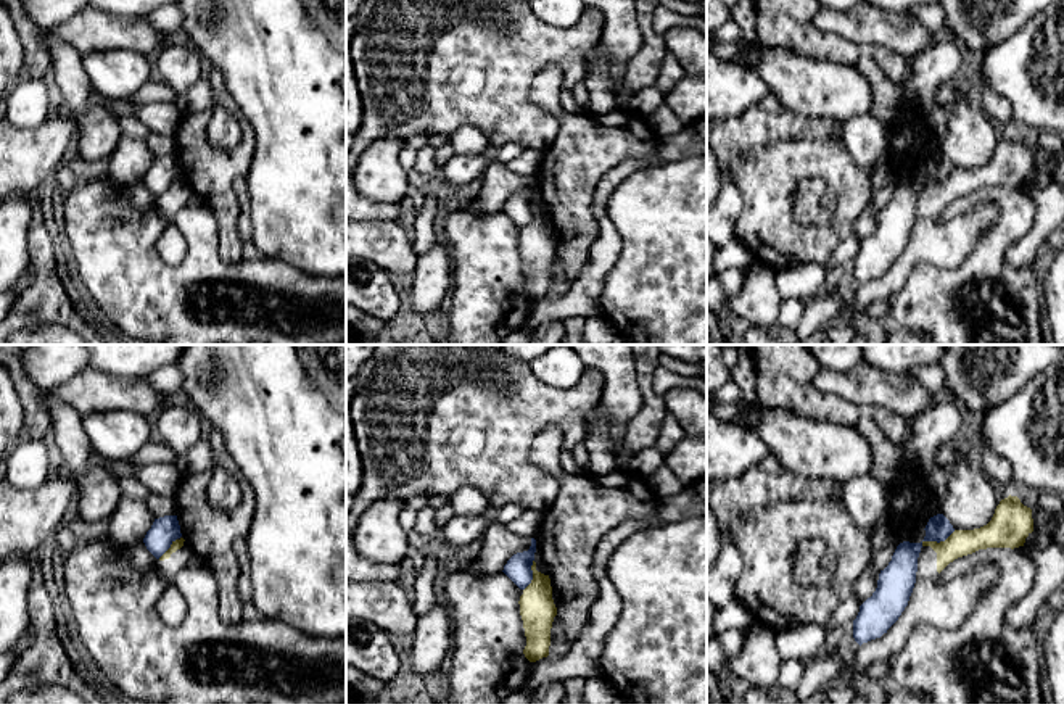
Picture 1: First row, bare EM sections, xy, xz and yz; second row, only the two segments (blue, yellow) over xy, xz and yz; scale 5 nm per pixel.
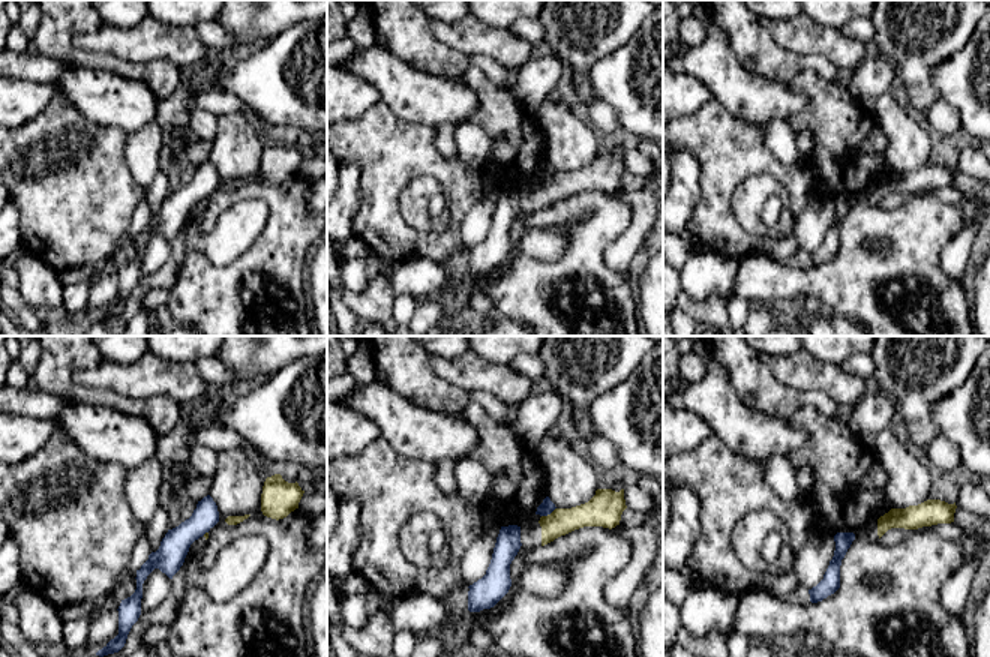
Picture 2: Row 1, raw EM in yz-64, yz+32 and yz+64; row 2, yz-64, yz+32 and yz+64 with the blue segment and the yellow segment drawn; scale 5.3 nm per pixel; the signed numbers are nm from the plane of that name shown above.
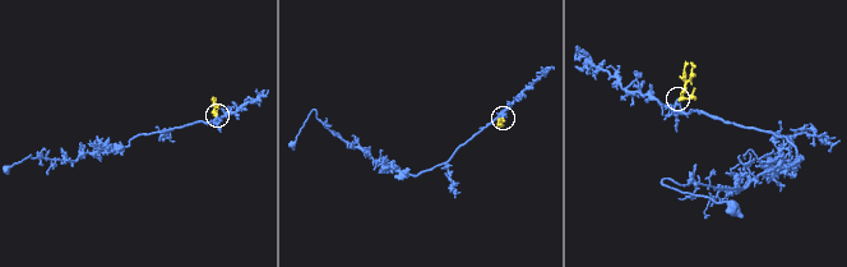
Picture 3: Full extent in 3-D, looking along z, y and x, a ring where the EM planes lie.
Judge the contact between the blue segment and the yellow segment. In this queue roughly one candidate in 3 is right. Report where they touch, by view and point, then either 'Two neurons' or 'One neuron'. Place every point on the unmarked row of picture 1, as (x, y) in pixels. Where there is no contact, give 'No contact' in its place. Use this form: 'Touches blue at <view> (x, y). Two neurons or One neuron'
Touches blue at yz (937, 181). Two neurons

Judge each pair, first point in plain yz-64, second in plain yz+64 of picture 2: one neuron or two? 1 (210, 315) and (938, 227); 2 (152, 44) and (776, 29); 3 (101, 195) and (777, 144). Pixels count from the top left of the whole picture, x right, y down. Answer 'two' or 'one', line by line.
1: one
2: one
3: two

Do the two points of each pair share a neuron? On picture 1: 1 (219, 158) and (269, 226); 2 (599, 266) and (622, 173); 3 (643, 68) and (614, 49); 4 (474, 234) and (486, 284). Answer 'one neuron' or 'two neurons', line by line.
1: two neurons
2: one neuron
3: two neurons
4: one neuron

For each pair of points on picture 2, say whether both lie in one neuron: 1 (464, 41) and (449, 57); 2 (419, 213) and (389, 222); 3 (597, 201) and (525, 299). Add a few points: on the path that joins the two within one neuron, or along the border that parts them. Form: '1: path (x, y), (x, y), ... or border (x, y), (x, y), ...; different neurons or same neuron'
1: border (428, 29), (440, 42), (468, 56); different neurons
2: border (408, 183), (401, 216), (435, 231); different neurons
3: path (591, 227), (587, 245), (551, 278); same neuron

